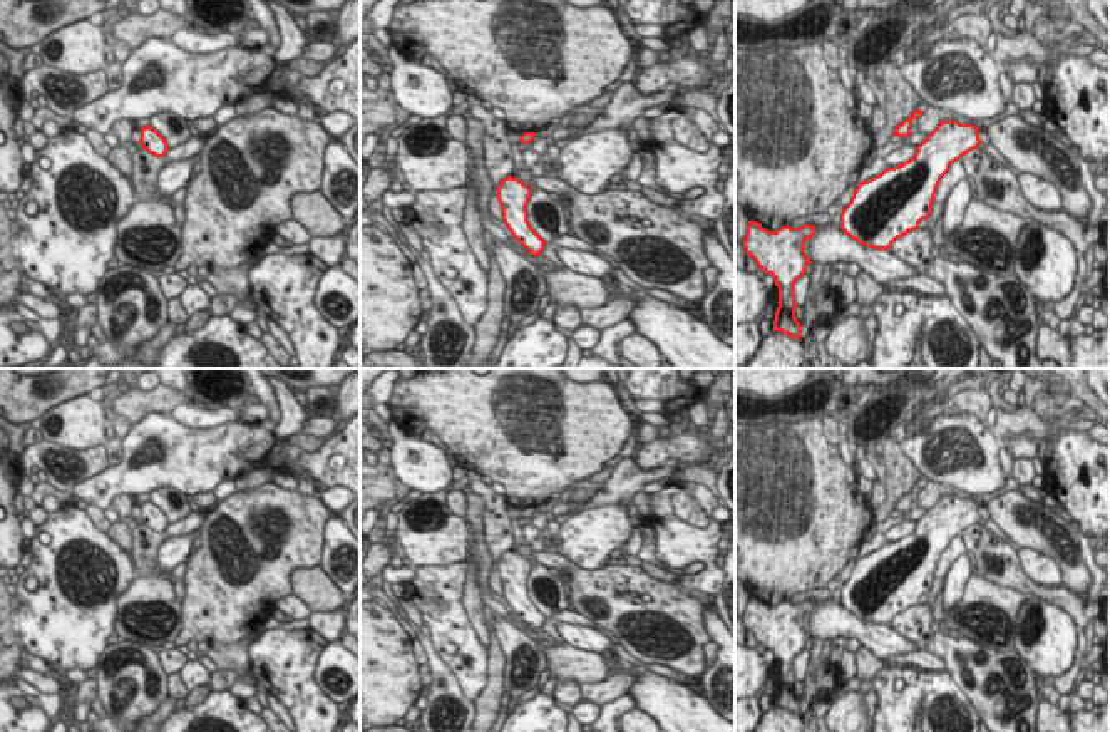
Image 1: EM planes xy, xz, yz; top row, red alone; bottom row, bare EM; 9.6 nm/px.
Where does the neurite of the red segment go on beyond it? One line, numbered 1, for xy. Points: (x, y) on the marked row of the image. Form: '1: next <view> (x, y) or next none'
1: next none

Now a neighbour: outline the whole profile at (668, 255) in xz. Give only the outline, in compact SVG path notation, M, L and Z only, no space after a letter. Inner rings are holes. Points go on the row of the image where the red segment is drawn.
M532 176L529 188L569 199L569 233L608 255L636 285L700 302L707 295L705 228L673 208L648 201L641 191L583 194L566 181Z

